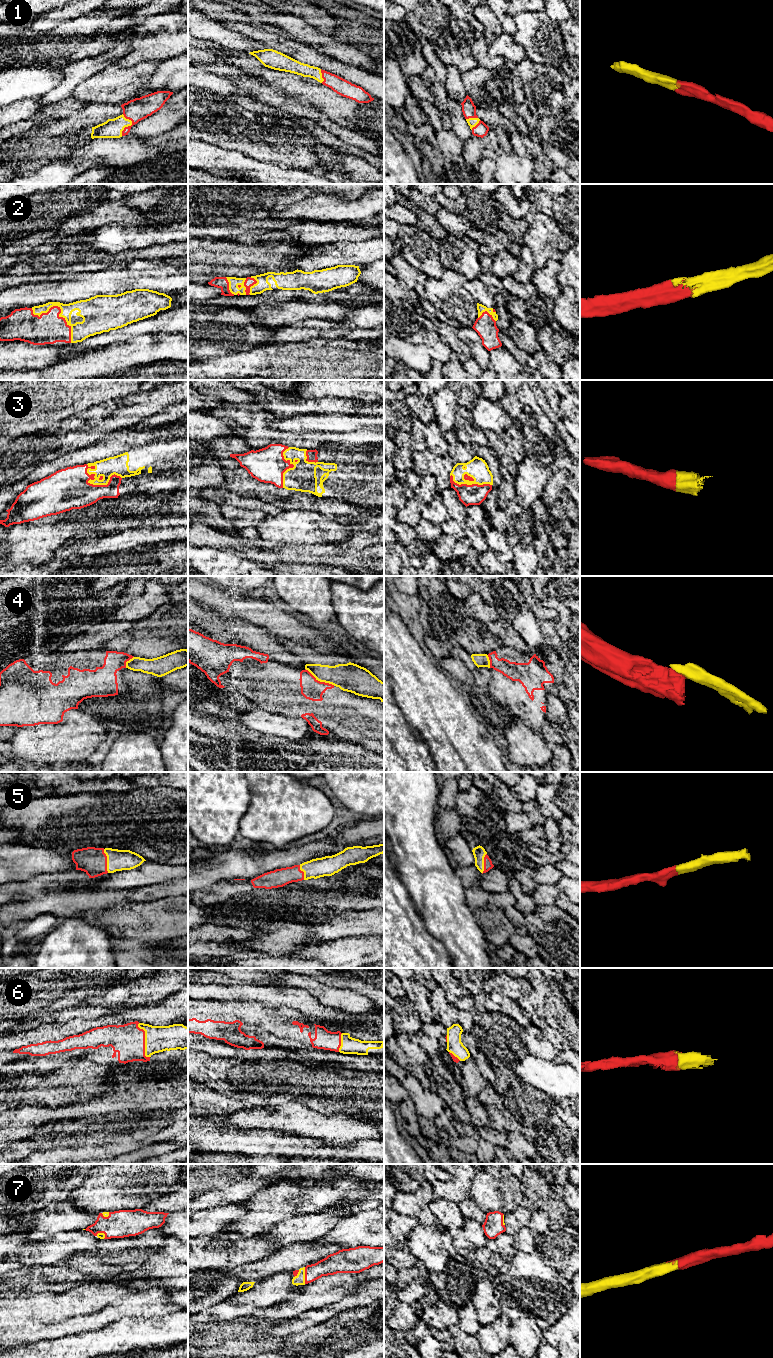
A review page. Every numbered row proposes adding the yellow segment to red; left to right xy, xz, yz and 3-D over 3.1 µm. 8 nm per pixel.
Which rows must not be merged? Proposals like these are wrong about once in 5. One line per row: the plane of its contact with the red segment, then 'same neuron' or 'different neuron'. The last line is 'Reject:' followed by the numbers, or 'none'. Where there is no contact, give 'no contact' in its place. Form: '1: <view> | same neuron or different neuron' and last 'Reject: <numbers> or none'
1: xy | same neuron
2: xy | same neuron
3: xy | same neuron
4: xz | different neuron
5: xy | same neuron
6: xy | same neuron
7: xz | same neuron
Reject: 4

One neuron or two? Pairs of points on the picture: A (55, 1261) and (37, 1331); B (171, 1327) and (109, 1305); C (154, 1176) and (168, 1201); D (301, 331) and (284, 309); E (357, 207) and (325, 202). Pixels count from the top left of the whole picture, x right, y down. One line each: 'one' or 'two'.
A: one
B: two
C: two
D: two
E: one

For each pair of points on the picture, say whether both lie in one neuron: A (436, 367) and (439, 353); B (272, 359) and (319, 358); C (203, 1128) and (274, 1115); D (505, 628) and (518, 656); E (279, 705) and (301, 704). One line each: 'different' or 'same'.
A: different
B: same
C: different
D: different
E: same

